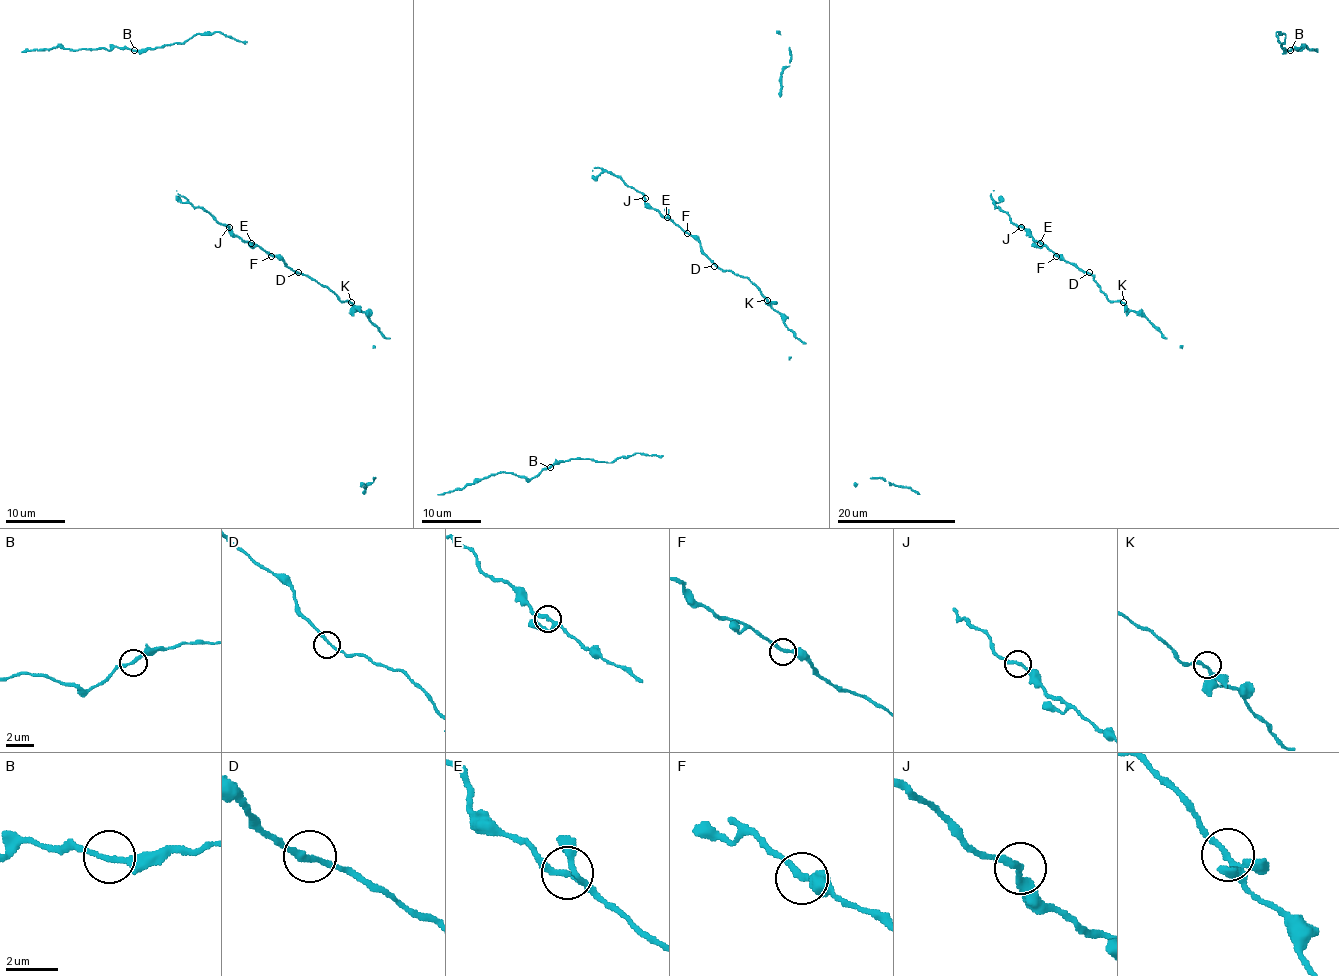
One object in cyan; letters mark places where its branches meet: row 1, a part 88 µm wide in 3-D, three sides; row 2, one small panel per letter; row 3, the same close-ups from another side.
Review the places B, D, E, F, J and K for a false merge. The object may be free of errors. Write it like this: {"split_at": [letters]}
{"split_at": []}

